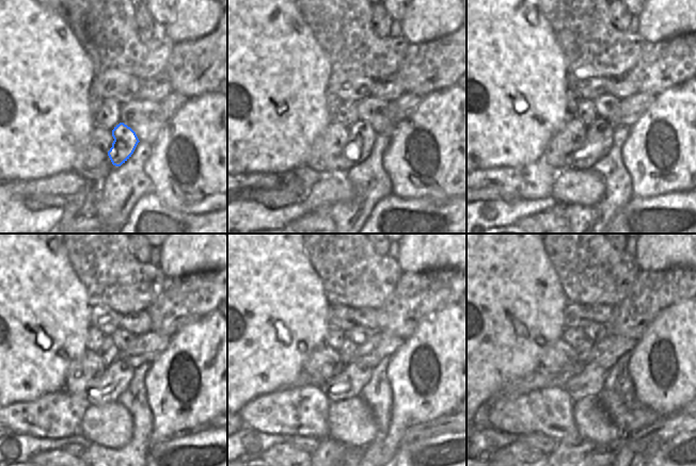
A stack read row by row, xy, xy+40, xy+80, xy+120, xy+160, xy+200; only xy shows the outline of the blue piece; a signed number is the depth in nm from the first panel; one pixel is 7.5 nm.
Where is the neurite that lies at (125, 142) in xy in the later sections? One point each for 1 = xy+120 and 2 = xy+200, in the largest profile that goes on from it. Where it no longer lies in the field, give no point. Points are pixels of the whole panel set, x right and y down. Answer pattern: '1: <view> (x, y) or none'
1: xy+120 (119, 374)
2: xy+200 (589, 383)

